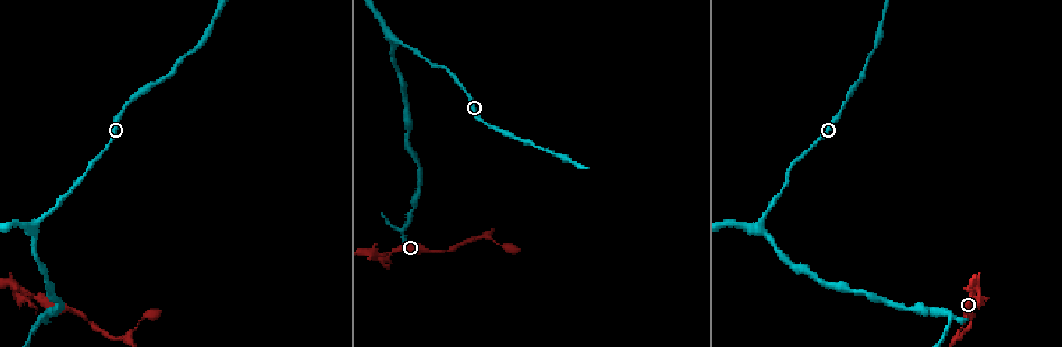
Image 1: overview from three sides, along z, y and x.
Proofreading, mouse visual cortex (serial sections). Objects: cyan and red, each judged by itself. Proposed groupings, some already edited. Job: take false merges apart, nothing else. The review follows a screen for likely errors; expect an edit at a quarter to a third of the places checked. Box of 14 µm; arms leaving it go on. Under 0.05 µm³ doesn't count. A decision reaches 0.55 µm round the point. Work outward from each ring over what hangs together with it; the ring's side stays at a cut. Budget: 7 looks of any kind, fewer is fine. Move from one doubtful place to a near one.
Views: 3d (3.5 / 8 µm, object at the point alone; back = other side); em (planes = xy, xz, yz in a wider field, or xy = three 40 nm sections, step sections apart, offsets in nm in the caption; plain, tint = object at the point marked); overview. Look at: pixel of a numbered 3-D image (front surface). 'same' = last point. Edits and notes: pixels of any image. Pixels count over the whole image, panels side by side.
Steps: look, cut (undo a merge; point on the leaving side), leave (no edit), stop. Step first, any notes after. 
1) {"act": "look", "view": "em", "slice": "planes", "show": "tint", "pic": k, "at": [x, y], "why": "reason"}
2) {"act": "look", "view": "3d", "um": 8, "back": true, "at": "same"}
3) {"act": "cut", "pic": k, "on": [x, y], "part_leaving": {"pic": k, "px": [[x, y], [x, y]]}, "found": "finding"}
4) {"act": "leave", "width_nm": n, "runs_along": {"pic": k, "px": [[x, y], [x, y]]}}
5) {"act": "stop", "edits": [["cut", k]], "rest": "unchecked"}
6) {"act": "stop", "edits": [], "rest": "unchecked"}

{"act": "look", "view": "3d", "um": 3.5, "pic": 1, "at": [35, 227], "why": "a fork"}

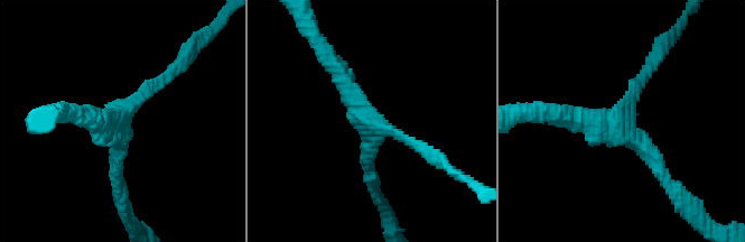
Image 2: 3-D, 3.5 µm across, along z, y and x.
{"act": "look", "view": "em", "slice": "xy", "step": 5, "show": "tint", "pic": 2, "at": [622, 117], "arms": 3, "arm_widths_nm": [150, 200, 300]}

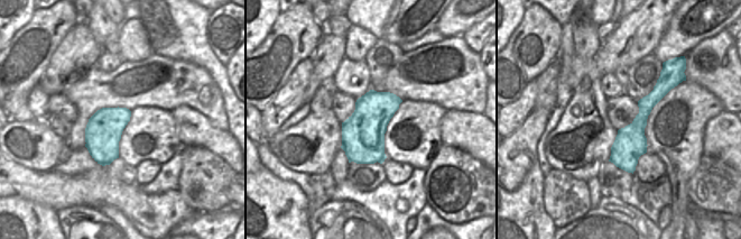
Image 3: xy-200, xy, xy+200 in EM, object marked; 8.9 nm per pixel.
{"act": "leave", "runs_along": {"pic": 2, "px": [[173, 71], [118, 119], [118, 180]]}, "found": "one cell here"}

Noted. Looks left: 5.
{"act": "look", "view": "3d", "um": 8, "pic": 1, "at": [89, 321], "why": "sudden change in width"}

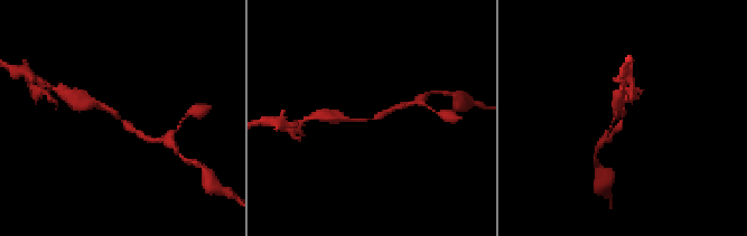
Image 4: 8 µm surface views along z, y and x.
{"act": "look", "view": "em", "slice": "xy", "step": 1, "show": "tint", "pic": 4, "at": [122, 121], "arm_widths_nm": [150, 200]}

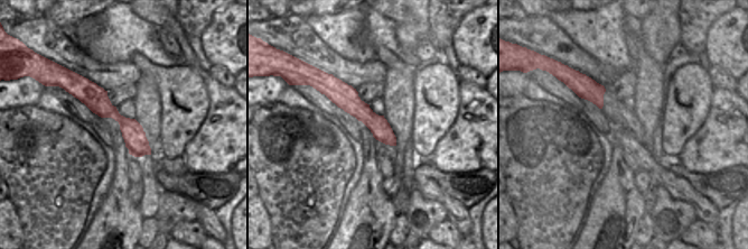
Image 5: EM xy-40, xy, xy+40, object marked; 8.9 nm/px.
{"act": "leave", "width_nm": 180, "runs_along": {"pic": 4, "px": [[93, 103], [108, 107], [146, 138]]}, "found": "continuous, no second cell"}

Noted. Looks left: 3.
{"act": "look", "view": "3d", "um": 3.5, "pic": 1, "at": [19, 288]}

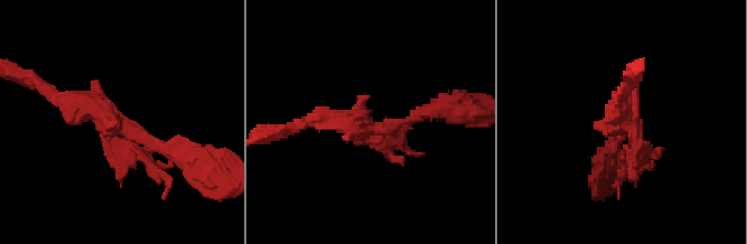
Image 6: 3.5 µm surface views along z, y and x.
{"act": "look", "view": "em", "slice": "xy", "step": 5, "show": "tint", "pic": 6, "at": [365, 128], "why": "shape alone is not enough"}

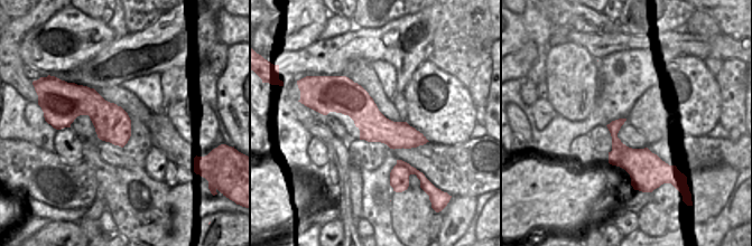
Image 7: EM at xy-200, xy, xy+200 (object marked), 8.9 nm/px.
{"act": "cut", "pic": 6, "on": [632, 177], "found": "a second cell is stuck on"}

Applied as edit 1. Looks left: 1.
{"act": "stop", "edits": [["cut", 6]], "rest": "unchecked"}

